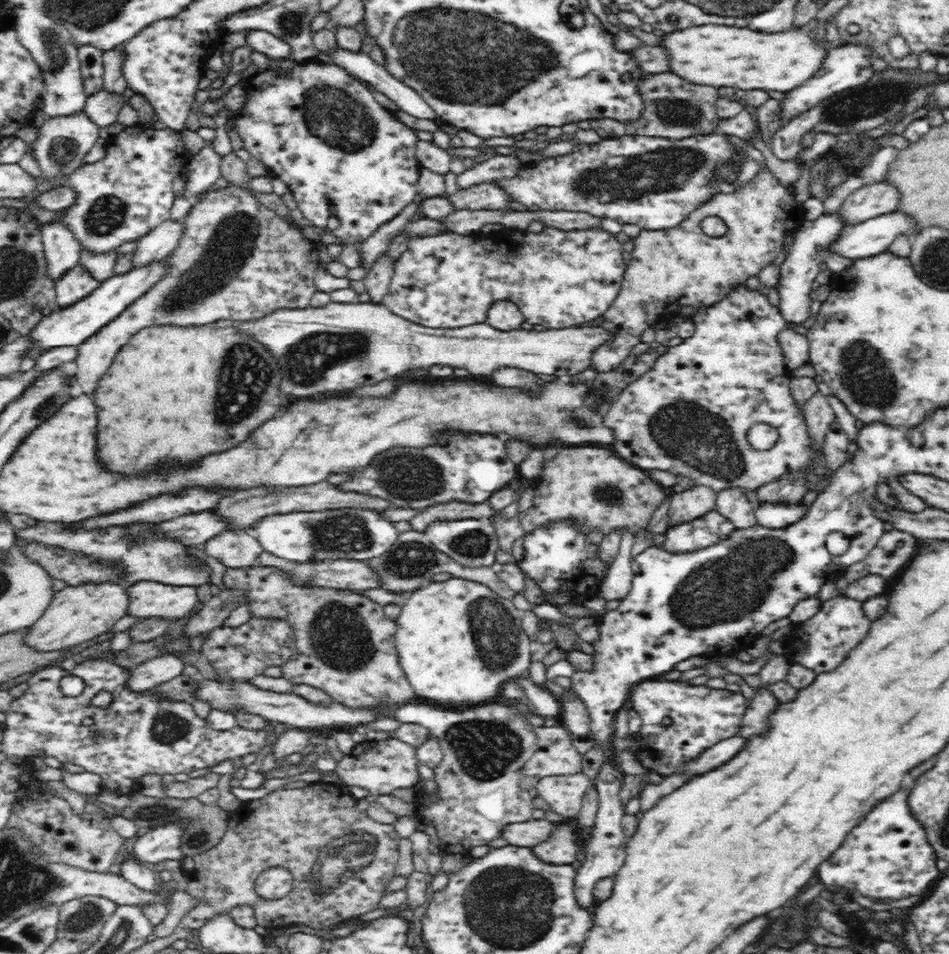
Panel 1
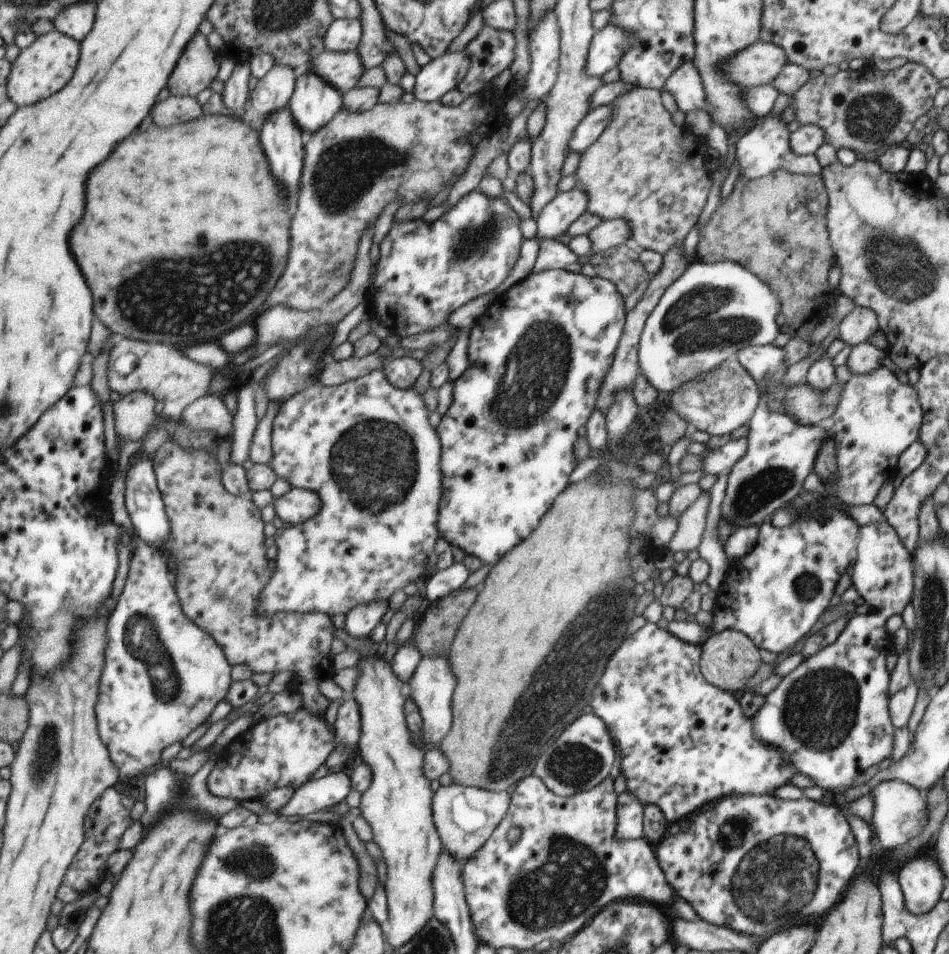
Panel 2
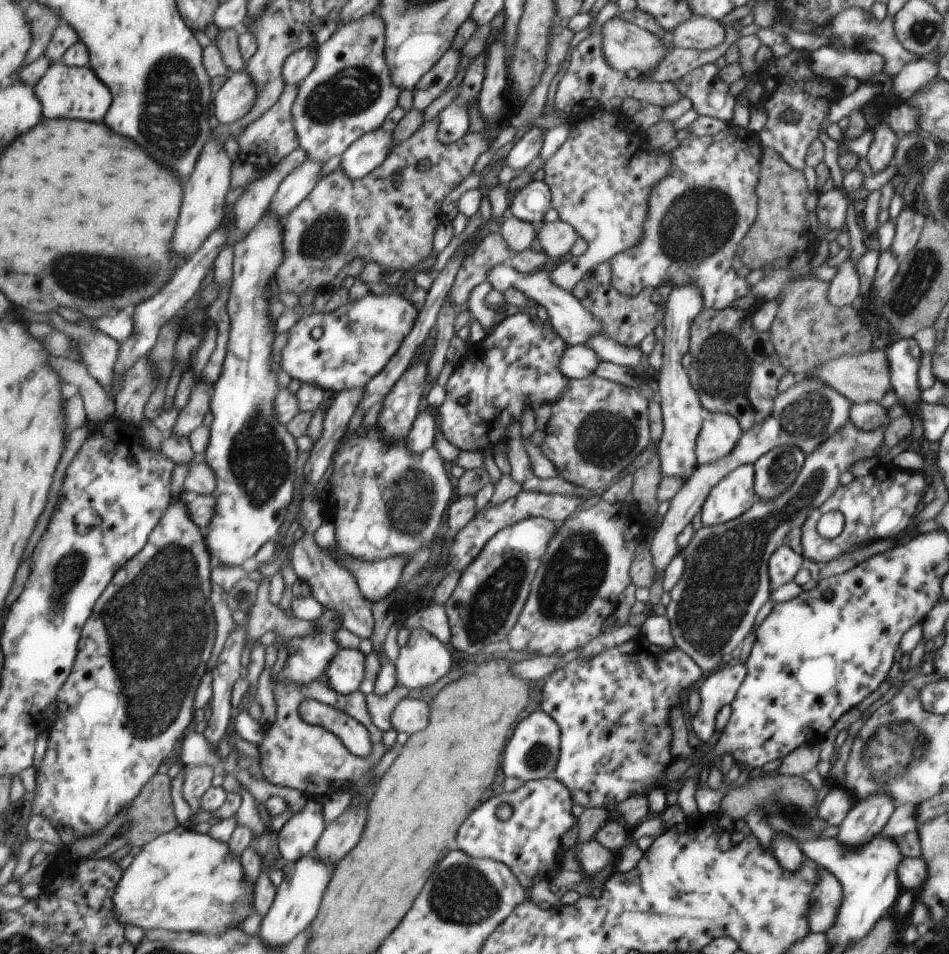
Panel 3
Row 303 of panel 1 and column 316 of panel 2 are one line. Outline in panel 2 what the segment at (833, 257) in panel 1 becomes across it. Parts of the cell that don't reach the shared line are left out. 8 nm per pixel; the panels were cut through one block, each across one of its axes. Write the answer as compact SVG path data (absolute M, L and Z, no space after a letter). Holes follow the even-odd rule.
M338 769L320 779L314 779L298 789L294 798L280 814L286 816L308 816L320 810L327 810L345 802L352 789L348 774Z

